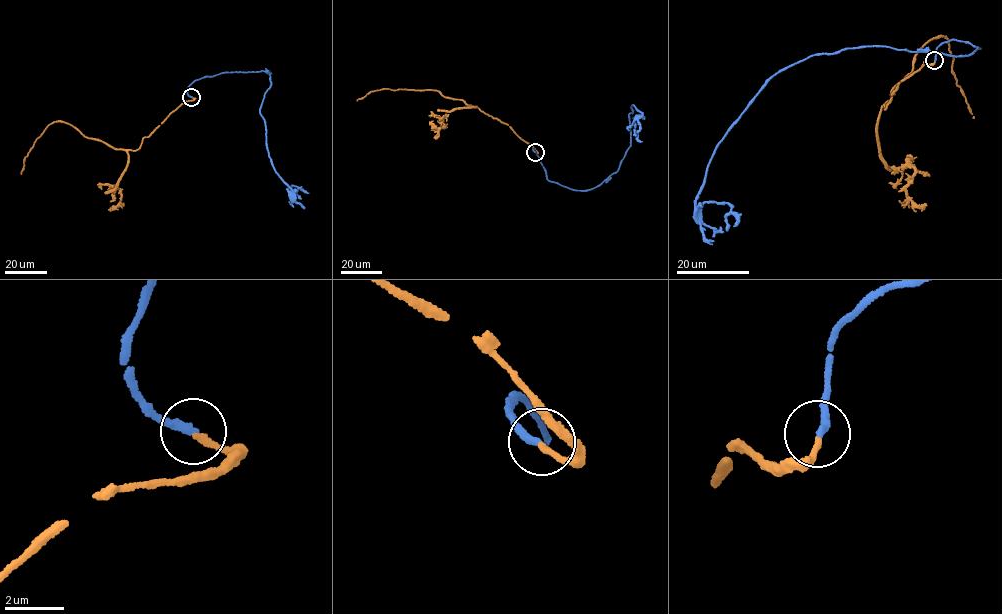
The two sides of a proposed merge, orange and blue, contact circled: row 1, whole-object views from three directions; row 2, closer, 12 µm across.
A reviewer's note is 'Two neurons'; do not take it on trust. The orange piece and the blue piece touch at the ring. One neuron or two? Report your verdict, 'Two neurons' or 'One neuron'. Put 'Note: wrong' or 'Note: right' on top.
Note: wrong
One neuron

